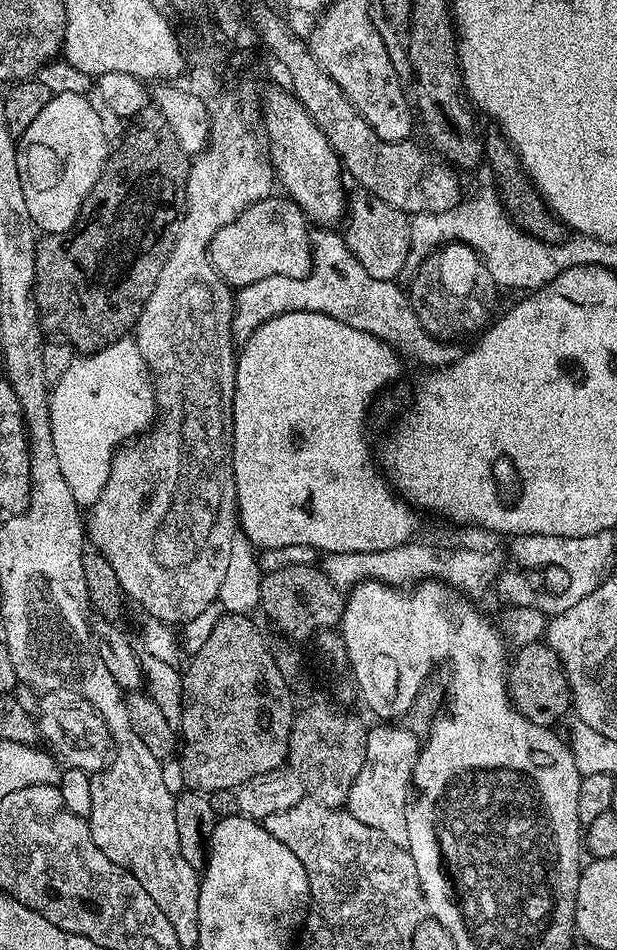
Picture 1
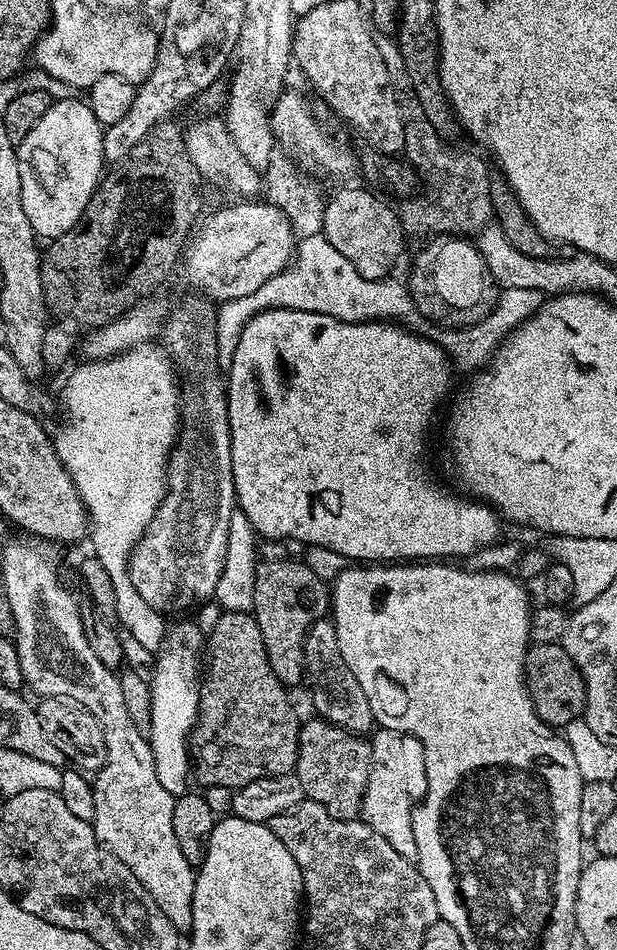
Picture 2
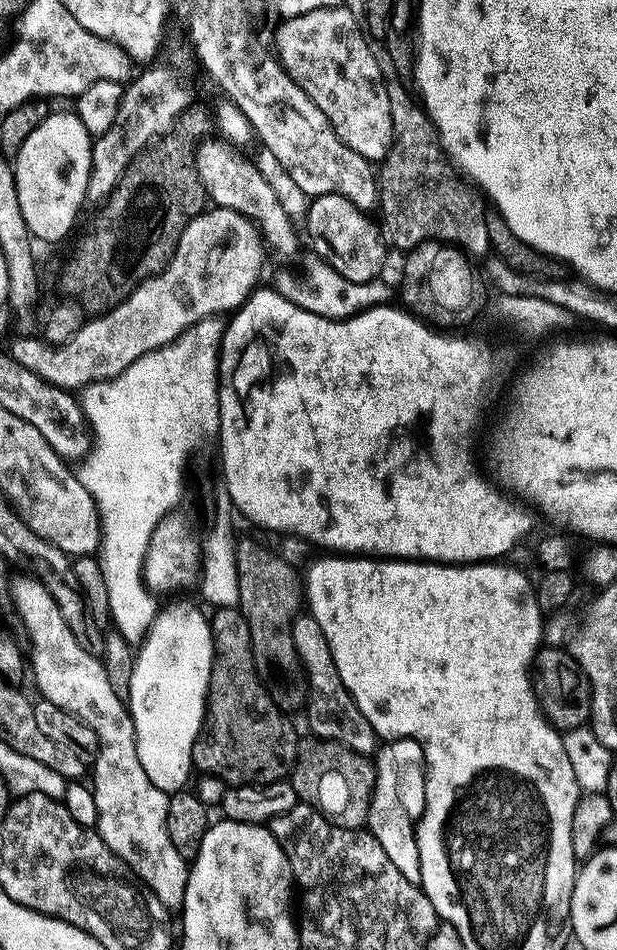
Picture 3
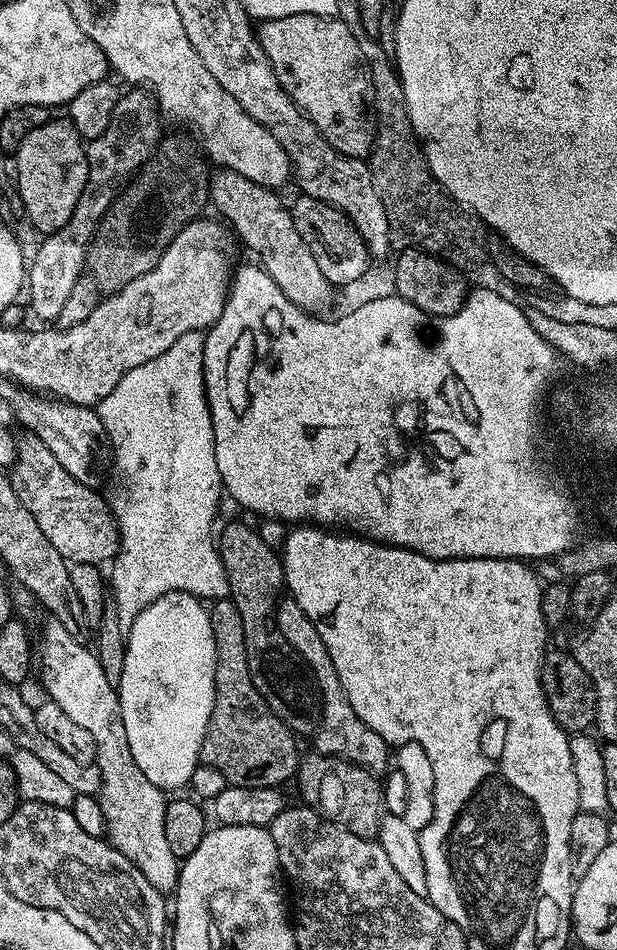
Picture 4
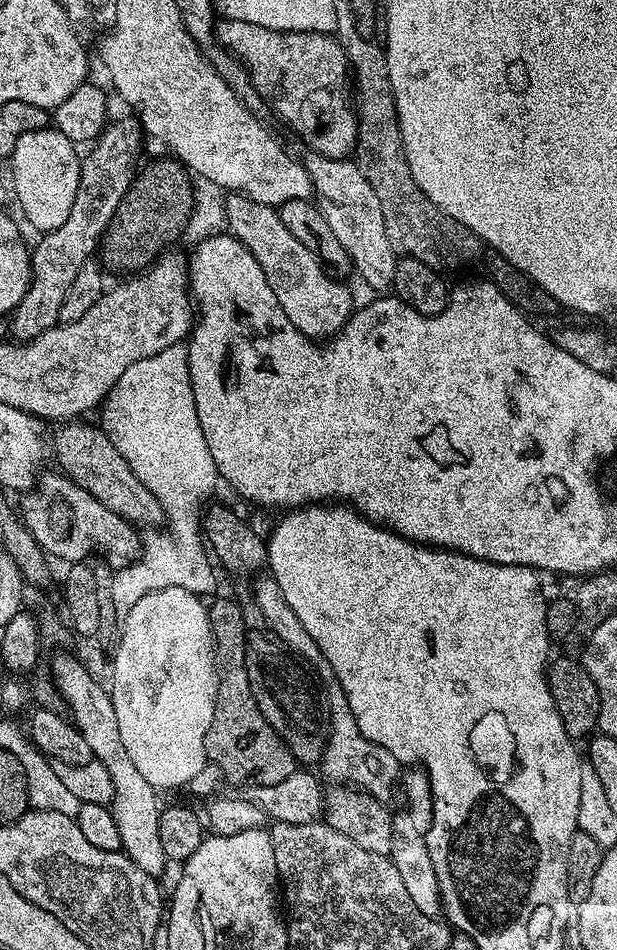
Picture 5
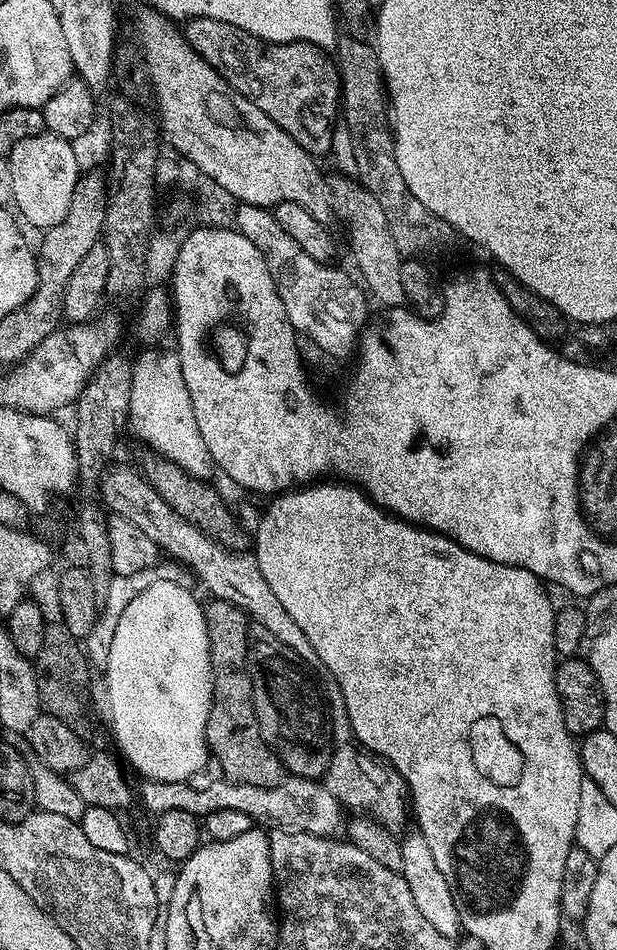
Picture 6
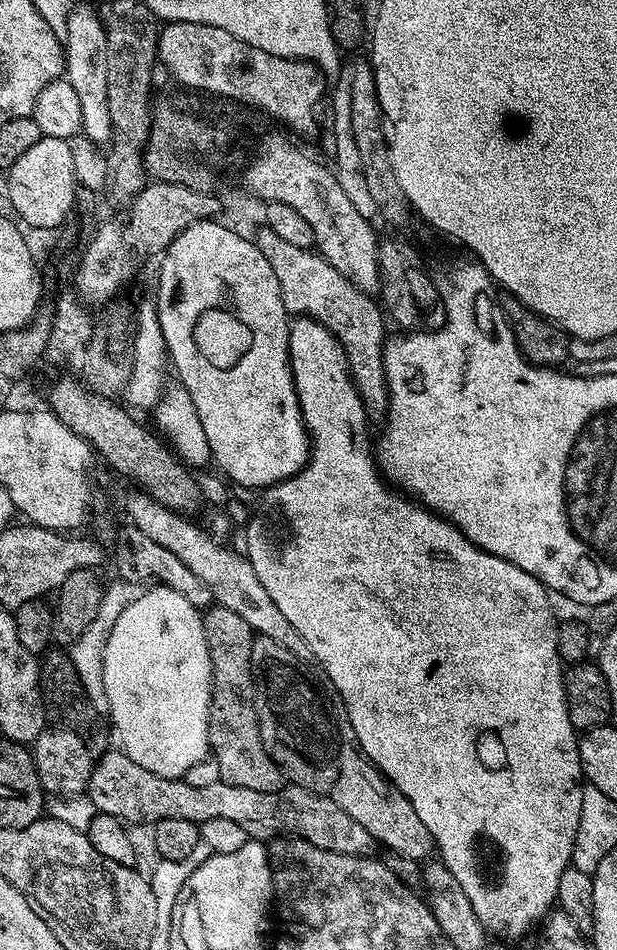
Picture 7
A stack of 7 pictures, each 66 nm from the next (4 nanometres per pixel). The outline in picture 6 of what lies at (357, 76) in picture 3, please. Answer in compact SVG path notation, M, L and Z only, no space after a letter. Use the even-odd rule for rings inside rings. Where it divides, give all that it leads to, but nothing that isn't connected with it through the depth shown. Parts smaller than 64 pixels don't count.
M197 16L183 25L182 31L188 39L188 44L204 61L215 68L228 85L236 92L240 92L262 114L266 114L302 150L315 158L327 157L332 150L332 132L338 125L338 117L341 115L340 107L340 73L336 70L335 59L325 49L307 44L306 42L290 42L289 44L270 44L260 40L254 34L246 30L238 30L238 26L230 26L230 22L218 22L214 18Z

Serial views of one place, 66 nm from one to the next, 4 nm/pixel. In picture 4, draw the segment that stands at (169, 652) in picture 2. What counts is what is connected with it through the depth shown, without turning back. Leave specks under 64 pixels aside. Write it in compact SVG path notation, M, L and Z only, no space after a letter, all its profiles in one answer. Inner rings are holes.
M168 592L164 596L159 596L146 610L139 612L131 621L126 632L125 661L122 667L122 676L118 685L120 693L120 709L122 710L122 726L126 726L126 742L130 742L130 754L134 754L134 762L138 762L138 770L146 774L154 786L161 790L168 788L180 788L191 781L194 770L201 763L202 757L200 748L204 744L204 735L208 729L208 723L212 717L212 707L216 698L216 643L214 642L214 630L210 626L208 617L209 609L197 597L188 592Z

